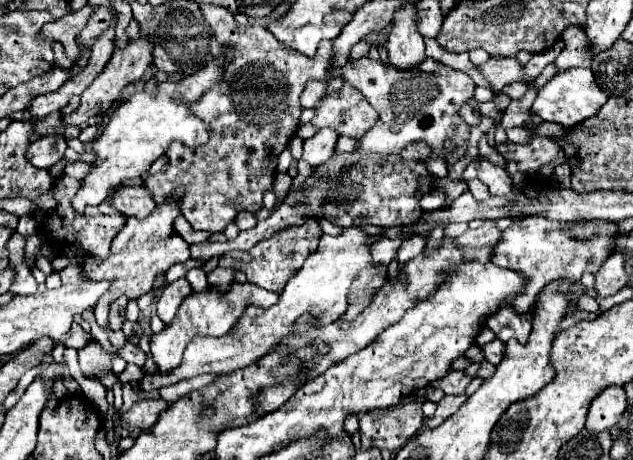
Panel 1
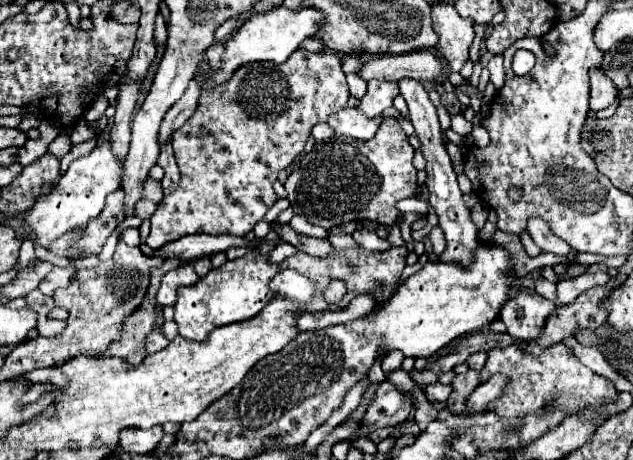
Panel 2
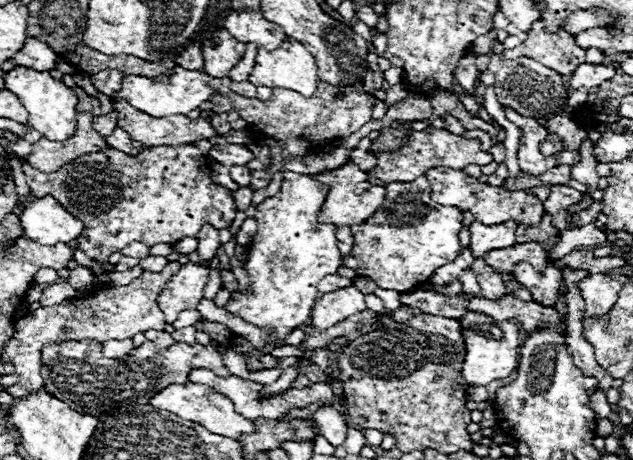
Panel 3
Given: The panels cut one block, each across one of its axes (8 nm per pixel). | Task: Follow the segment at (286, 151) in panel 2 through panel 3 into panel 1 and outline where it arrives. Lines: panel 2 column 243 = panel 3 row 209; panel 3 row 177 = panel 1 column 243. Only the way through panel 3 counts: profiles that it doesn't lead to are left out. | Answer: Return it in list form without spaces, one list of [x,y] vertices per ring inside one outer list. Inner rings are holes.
[[[200,4],[200,10],[218,42],[236,48],[236,58],[226,66],[224,80],[192,106],[194,114],[210,128],[210,142],[196,148],[174,142],[166,150],[166,156],[170,158],[168,170],[152,174],[146,180],[146,186],[156,202],[164,202],[178,186],[186,186],[186,194],[180,200],[182,216],[194,230],[217,233],[224,230],[240,210],[256,214],[262,208],[262,194],[272,186],[278,154],[298,126],[302,112],[298,98],[306,80],[324,80],[328,76],[332,42],[320,42],[316,56],[304,58],[304,54],[296,54],[296,50],[288,50],[288,46],[280,44],[260,24],[240,28],[234,14],[222,6]]]

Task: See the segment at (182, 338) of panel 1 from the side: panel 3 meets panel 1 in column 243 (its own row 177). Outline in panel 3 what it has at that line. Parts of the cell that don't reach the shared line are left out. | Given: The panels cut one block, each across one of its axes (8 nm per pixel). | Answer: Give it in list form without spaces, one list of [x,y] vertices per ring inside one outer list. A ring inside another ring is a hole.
[[[284,172],[280,192],[272,198],[266,198],[256,208],[254,218],[258,222],[258,232],[248,246],[250,258],[244,264],[254,292],[236,292],[226,304],[228,312],[252,322],[264,332],[266,348],[256,350],[254,356],[246,356],[250,370],[262,370],[260,358],[278,346],[278,338],[310,320],[312,306],[318,298],[318,282],[324,276],[334,274],[342,264],[336,246],[336,226],[320,224],[316,220],[326,192],[326,184],[314,180],[314,176]],[[270,332],[272,336],[268,338]]]

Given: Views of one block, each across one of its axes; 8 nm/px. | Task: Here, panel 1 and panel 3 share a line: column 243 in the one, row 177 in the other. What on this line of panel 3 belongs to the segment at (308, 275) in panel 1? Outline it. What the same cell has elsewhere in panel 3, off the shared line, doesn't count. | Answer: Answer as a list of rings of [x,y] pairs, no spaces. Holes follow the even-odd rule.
[[[344,164],[336,170],[330,172],[320,172],[316,174],[316,180],[324,182],[330,186],[328,196],[322,204],[322,212],[318,212],[318,220],[322,220],[324,224],[336,224],[336,226],[354,226],[354,224],[364,224],[368,218],[372,218],[384,204],[386,198],[386,188],[370,188],[364,194],[356,194],[354,186],[358,182],[366,182],[368,174],[362,172],[356,164]]]

